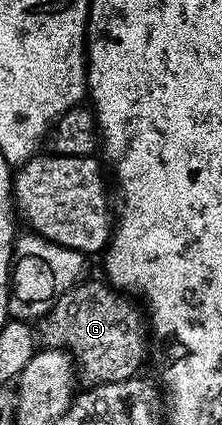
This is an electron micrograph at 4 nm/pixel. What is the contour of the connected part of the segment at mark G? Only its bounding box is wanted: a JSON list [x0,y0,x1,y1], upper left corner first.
[36,280,148,383]

